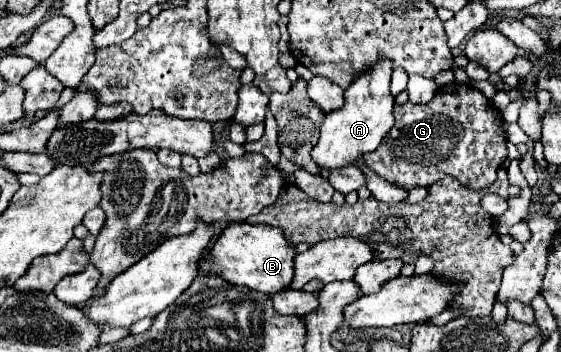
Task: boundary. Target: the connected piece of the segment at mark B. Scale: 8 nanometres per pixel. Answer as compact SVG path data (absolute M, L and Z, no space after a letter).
M235 223L235 225L229 225L215 241L213 249L199 263L199 271L211 271L235 285L243 285L253 291L275 295L291 287L293 275L295 275L295 269L293 269L295 255L297 255L295 245L285 239L281 229L269 227L269 225Z

